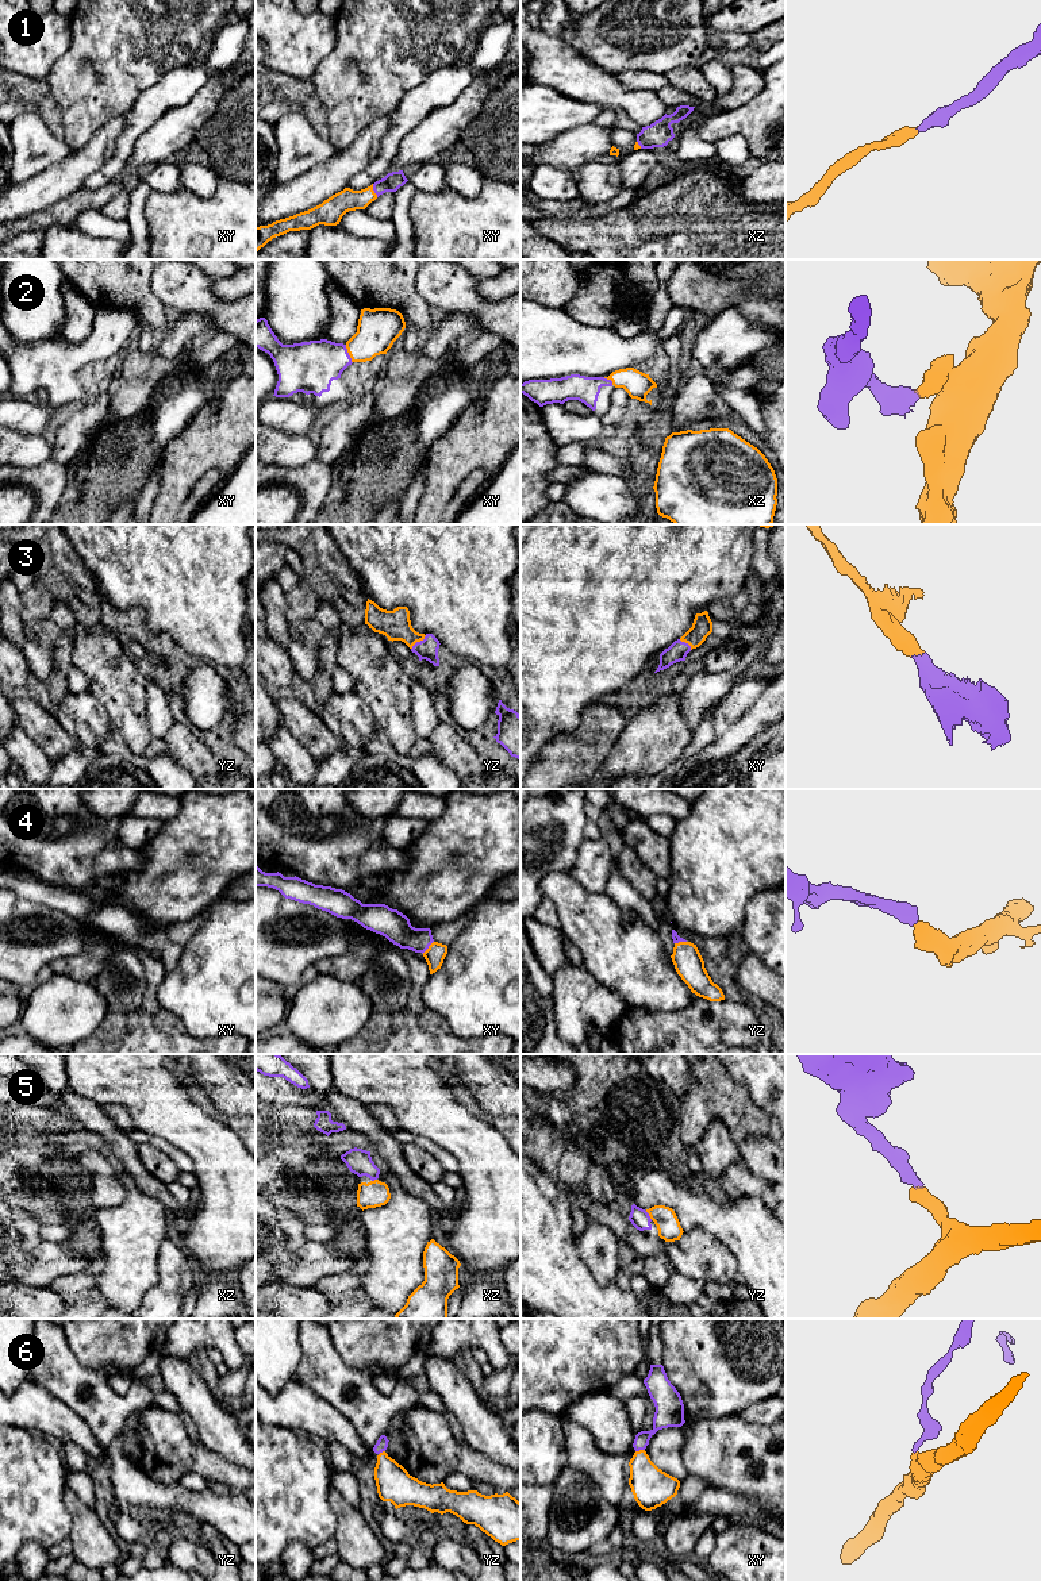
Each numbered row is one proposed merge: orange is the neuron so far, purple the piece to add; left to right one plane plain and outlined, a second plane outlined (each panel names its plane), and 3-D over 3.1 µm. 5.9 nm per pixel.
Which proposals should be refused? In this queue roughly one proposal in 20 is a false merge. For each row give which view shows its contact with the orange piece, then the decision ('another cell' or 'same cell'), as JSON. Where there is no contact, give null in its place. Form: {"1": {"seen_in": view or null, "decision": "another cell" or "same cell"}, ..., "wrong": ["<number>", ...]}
{"1": {"seen_in": "xy", "decision": "same cell"}, "2": {"seen_in": "xy", "decision": "same cell"}, "3": {"seen_in": "yz", "decision": "same cell"}, "4": {"seen_in": "xy", "decision": "same cell"}, "5": {"seen_in": "yz", "decision": "same cell"}, "6": {"seen_in": "xy", "decision": "same cell"}, "wrong": []}

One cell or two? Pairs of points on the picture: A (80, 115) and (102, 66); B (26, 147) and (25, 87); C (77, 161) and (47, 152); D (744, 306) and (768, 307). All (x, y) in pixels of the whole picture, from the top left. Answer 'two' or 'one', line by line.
A: one
B: two
C: two
D: one

